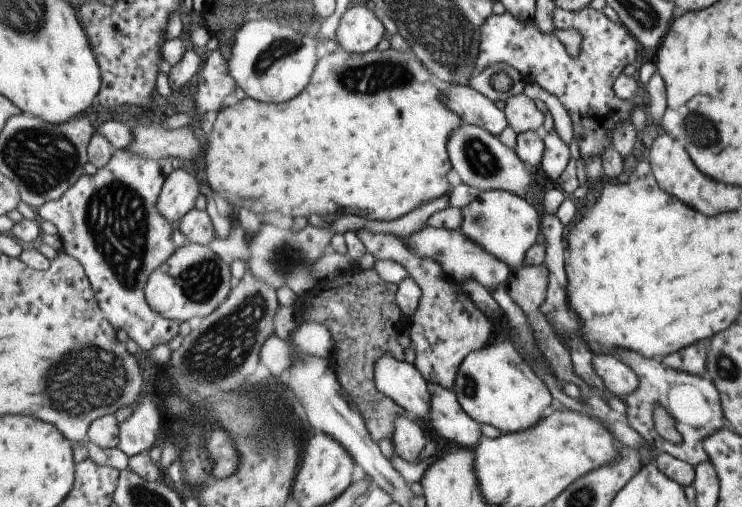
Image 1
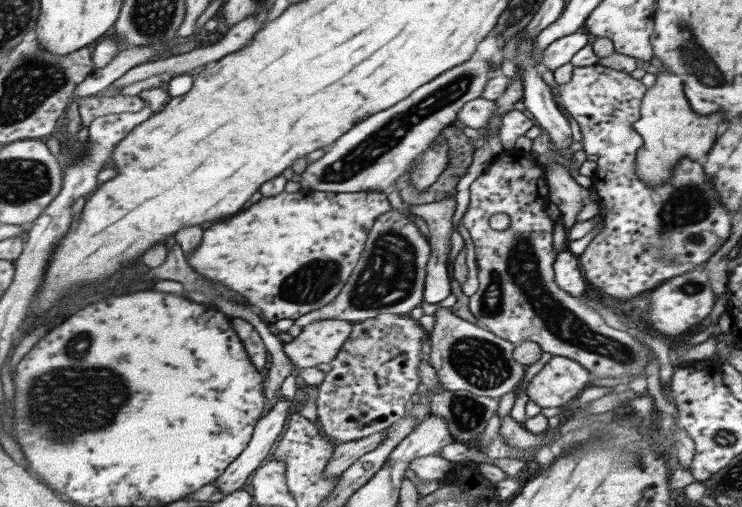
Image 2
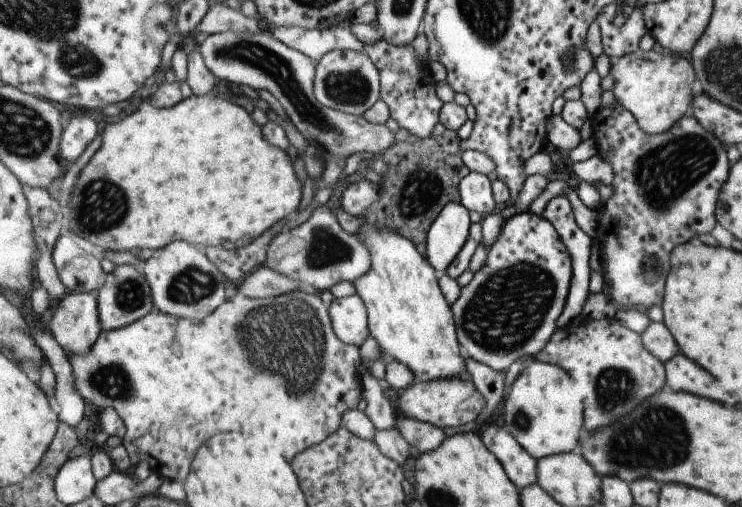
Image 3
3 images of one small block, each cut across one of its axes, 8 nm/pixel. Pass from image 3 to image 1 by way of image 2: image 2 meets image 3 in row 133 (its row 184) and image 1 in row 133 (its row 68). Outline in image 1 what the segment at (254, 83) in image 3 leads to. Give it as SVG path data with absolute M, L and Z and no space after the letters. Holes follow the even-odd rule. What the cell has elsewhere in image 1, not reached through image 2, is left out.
M463 124L455 129L449 137L448 154L454 170L458 172L463 185L468 185L481 192L506 190L526 196L531 189L541 189L539 179L535 178L538 168L526 165L515 148L508 148L497 135L477 125Z

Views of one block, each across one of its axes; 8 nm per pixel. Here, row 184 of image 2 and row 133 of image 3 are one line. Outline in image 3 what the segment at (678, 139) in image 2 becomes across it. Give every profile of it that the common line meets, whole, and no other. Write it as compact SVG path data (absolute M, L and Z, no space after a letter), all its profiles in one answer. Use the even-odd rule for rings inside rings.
M637 49L631 54L621 55L609 64L613 83L610 91L614 100L636 118L640 129L647 134L663 134L673 122L689 111L693 98L691 82L696 76L687 56Z

